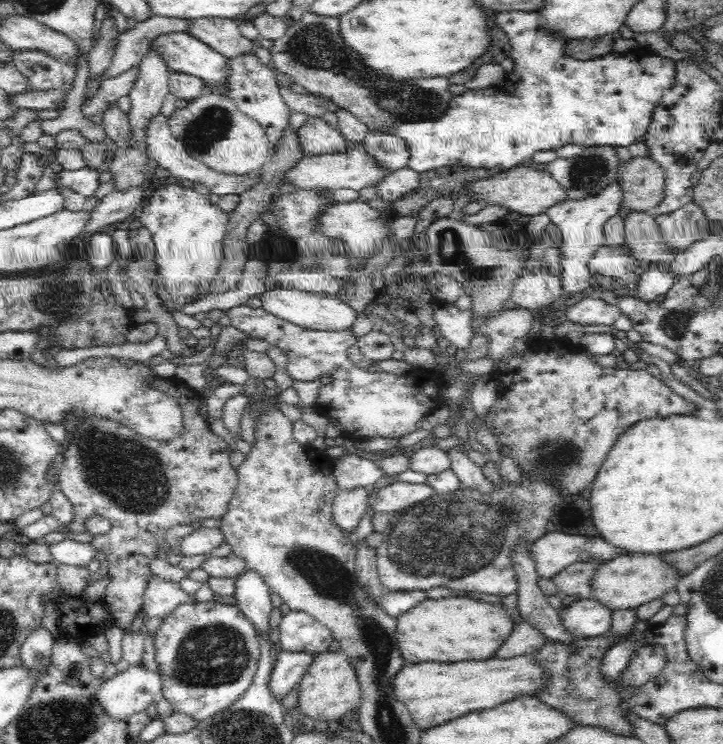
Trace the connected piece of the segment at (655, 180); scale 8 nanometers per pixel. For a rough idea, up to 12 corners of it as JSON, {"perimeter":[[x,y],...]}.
{"perimeter":[[649,156],[619,166],[624,209],[652,212],[664,196],[662,167]]}

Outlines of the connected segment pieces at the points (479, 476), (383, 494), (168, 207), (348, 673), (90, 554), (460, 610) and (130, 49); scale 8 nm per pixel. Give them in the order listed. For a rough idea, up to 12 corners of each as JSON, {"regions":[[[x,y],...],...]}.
{"regions":[[[457,448],[447,454],[462,489],[493,492],[482,467]],[[393,482],[368,493],[373,512],[408,510],[436,494],[428,484]],[[170,184],[138,219],[178,308],[210,293],[229,214]],[[342,652],[314,656],[298,684],[299,716],[335,721],[361,702]],[[67,537],[49,546],[58,565],[86,567],[100,558],[90,543]],[[422,600],[398,616],[406,662],[488,660],[507,608]],[[153,15],[120,33],[103,80],[137,66],[156,36],[186,32],[192,19]]]}

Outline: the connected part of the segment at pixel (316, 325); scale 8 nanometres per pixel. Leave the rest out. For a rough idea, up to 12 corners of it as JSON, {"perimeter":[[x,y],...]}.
{"perimeter":[[282,287],[262,309],[305,329],[351,330],[357,312],[336,296]]}

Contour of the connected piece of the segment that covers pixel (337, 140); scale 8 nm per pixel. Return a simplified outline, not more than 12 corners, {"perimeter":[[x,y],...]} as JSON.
{"perimeter":[[308,117],[298,128],[304,156],[341,153],[354,145],[337,126]]}

